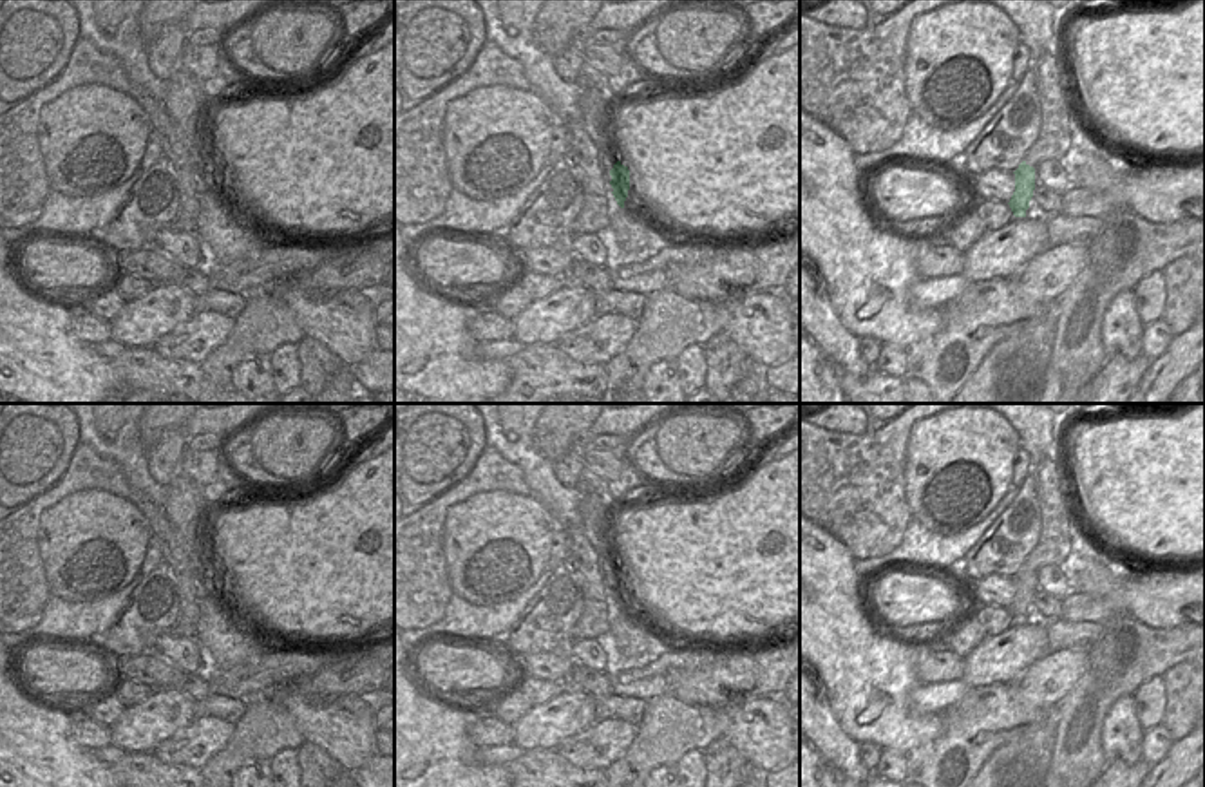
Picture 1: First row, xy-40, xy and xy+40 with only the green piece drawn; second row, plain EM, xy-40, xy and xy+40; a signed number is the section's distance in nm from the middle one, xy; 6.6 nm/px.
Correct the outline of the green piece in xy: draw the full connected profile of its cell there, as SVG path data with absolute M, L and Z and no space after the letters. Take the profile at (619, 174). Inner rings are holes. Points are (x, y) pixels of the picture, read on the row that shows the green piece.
M565 118L563 125L570 136L568 159L581 170L584 204L577 219L570 224L572 235L595 235L608 226L608 195L612 194L621 208L630 190L630 170L621 161L612 168L584 130L584 121Z

